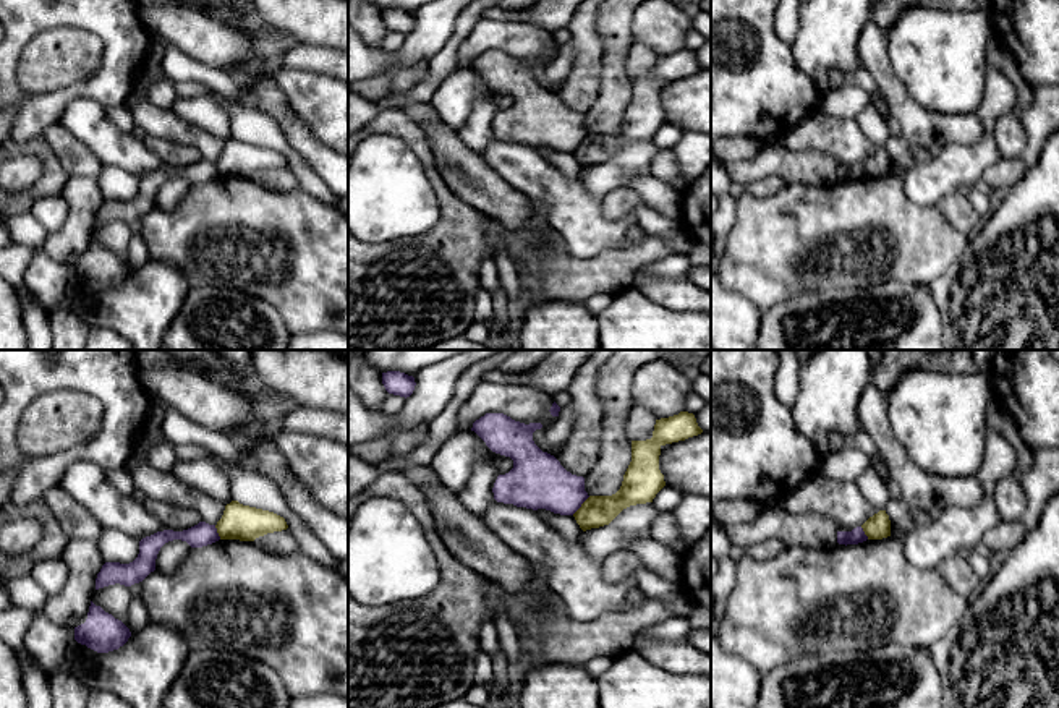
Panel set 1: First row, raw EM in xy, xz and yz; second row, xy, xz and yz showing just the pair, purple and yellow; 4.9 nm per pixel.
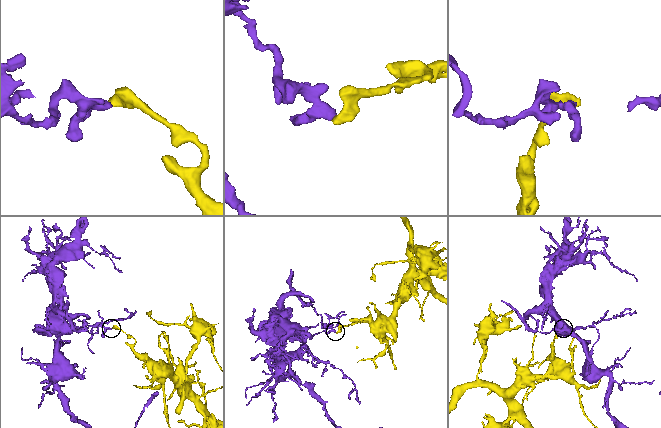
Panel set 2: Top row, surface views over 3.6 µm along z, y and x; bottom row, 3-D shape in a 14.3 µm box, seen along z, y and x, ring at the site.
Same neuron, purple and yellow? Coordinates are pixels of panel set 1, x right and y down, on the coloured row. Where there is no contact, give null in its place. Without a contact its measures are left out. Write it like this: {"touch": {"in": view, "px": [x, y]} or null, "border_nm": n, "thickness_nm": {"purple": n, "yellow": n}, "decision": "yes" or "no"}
{"touch": {"in": "xz", "px": [580, 506]}, "border_nm": 130, "thickness_nm": {"purple": 280, "yellow": 160}, "decision": "no"}

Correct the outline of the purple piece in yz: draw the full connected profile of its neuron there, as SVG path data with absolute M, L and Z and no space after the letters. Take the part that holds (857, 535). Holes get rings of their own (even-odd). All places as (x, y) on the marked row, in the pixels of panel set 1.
M861 527L853 528L852 531L837 531L837 543L839 544L858 544L866 541L868 536L865 535Z

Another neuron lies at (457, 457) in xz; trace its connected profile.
M474 431L455 433L437 450L431 467L440 484L458 494L479 462L497 465L505 455L492 452Z

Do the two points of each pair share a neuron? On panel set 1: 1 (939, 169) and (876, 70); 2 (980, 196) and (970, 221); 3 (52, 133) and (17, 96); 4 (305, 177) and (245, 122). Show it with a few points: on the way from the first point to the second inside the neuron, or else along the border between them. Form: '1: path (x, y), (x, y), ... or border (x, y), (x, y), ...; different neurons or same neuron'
1: border (982, 136), (970, 145), (944, 146); different neurons
2: border (965, 195), (985, 219); different neurons
3: border (59, 122), (41, 133); different neurons
4: path (295, 161), (271, 135), (261, 130); same neuron

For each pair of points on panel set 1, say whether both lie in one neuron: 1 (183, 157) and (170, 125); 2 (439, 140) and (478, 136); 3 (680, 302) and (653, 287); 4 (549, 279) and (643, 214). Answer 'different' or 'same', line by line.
1: different
2: different
3: same
4: different

